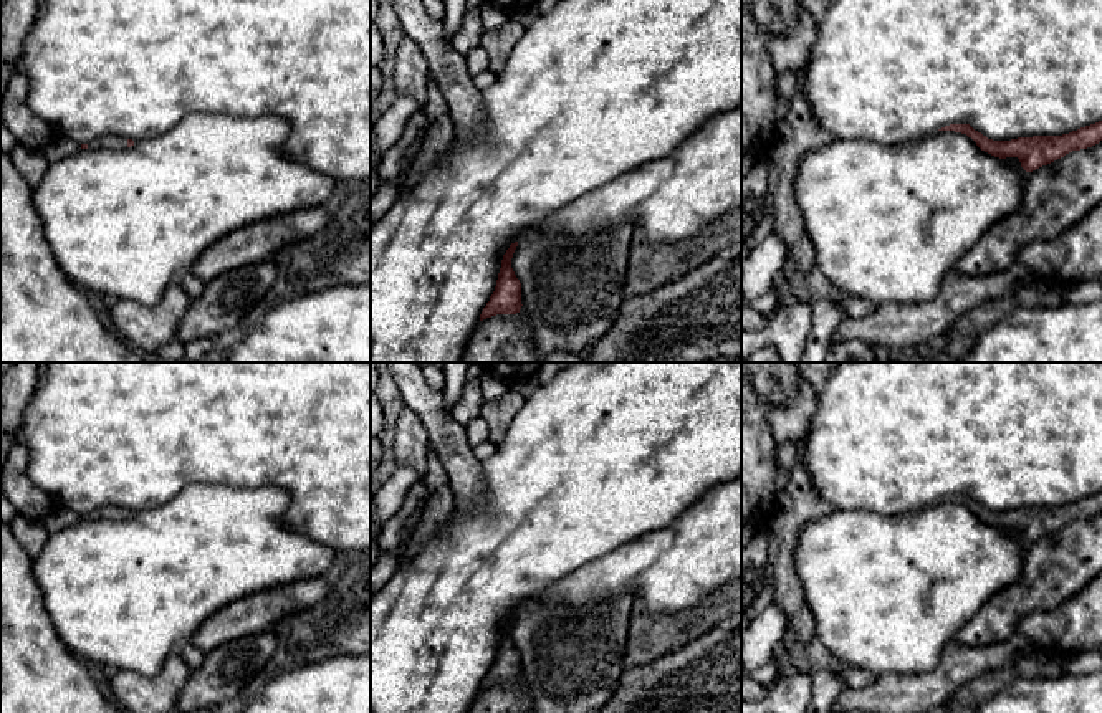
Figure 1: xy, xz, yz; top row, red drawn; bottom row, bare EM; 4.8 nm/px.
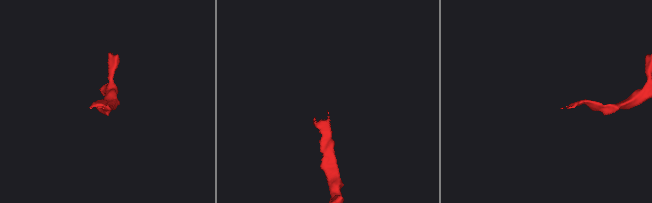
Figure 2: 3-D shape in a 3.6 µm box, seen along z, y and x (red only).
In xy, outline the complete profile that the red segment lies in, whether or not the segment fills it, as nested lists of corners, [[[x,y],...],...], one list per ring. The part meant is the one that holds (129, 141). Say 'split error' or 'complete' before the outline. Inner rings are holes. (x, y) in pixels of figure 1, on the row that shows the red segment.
split error | [[[103,136],[88,144],[89,149],[106,147],[106,149],[124,149],[134,146],[132,139],[119,137],[119,136]]]

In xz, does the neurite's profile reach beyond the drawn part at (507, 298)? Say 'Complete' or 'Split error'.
Complete

